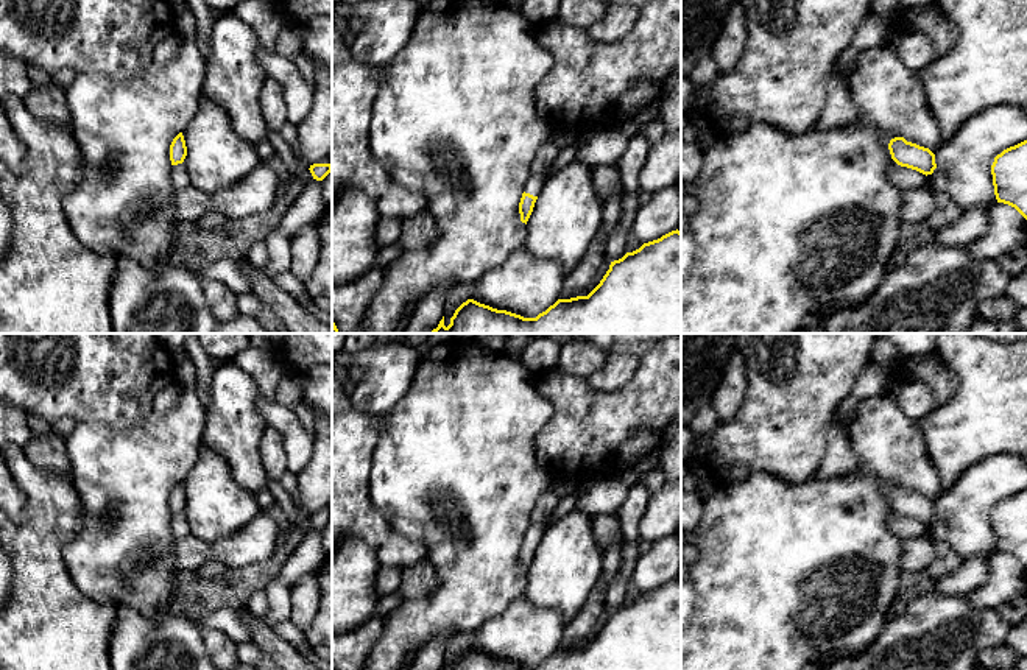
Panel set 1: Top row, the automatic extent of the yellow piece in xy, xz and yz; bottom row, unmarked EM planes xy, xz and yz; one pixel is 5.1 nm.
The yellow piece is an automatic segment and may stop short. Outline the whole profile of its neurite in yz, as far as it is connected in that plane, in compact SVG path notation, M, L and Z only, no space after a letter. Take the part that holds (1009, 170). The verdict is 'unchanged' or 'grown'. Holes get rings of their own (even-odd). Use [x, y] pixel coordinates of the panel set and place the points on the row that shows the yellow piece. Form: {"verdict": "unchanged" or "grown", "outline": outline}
{"verdict": "unchanged", "outline": "M1027 140L997 154L991 175L997 203L1015 207L1027 220Z"}

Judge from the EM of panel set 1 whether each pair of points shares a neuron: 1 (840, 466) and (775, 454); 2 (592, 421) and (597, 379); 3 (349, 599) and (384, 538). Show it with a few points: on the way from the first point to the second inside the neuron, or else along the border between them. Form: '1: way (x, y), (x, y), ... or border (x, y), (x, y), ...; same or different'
1: border (828, 427), (825, 457), (814, 474); different
2: border (586, 377), (599, 390), (617, 390), (631, 379); different
3: border (348, 536), (362, 539), (382, 566); different

